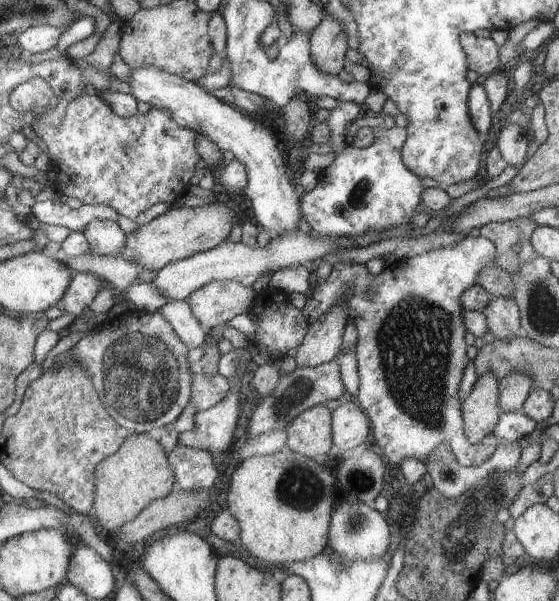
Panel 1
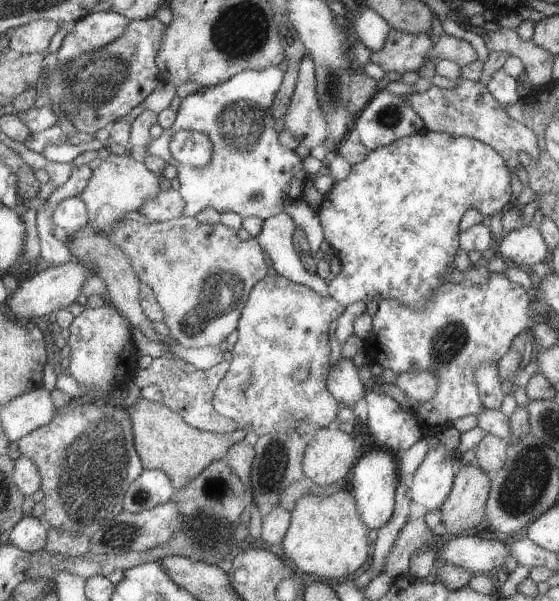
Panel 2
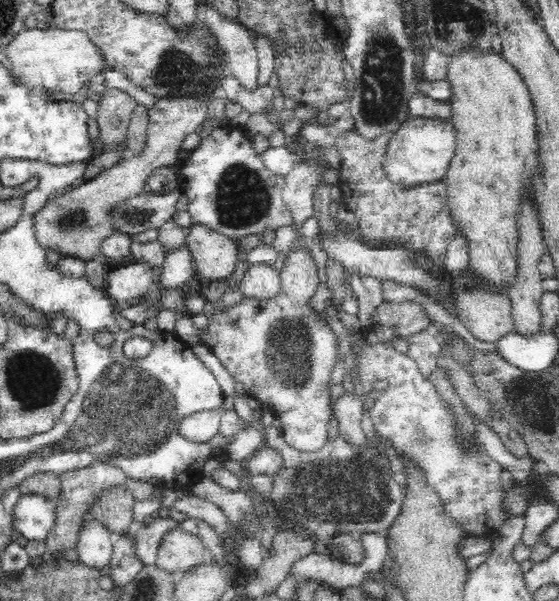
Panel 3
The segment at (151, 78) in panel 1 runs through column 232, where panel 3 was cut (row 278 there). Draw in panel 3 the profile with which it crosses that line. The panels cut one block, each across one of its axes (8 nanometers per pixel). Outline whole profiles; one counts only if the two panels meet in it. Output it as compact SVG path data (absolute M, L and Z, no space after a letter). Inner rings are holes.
M129 260L108 271L104 292L114 303L116 309L121 310L138 304L139 299L144 298L150 292L152 284L154 284L154 267L150 267L148 263Z

